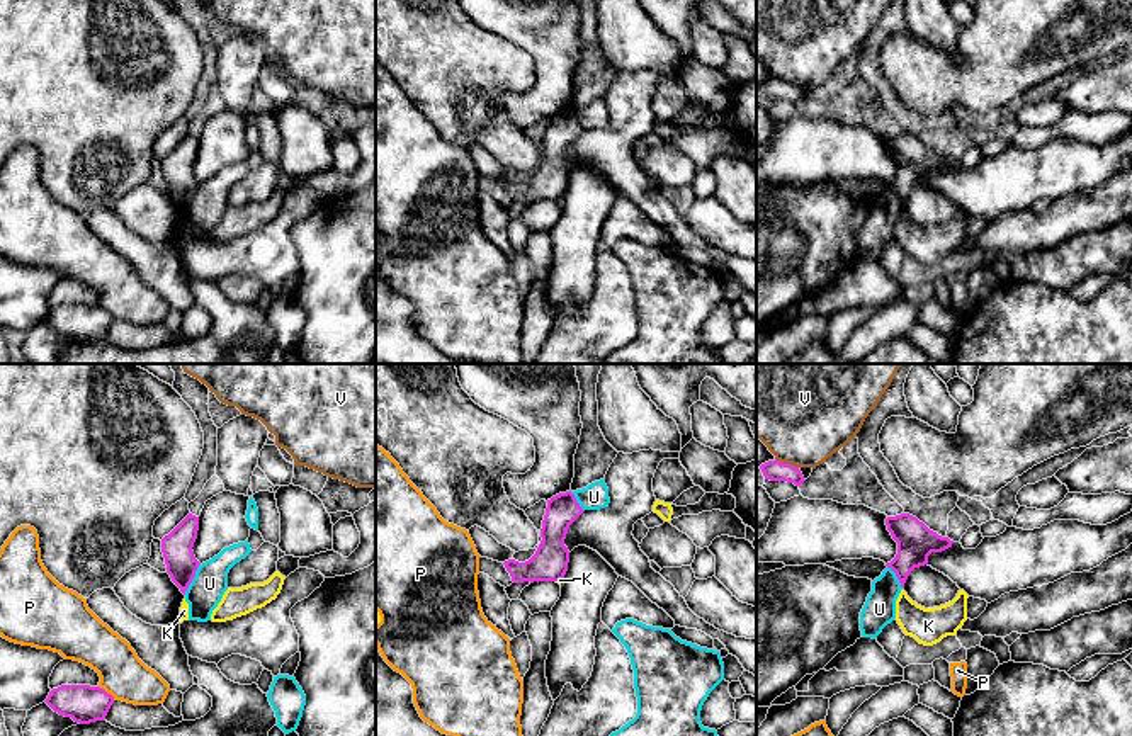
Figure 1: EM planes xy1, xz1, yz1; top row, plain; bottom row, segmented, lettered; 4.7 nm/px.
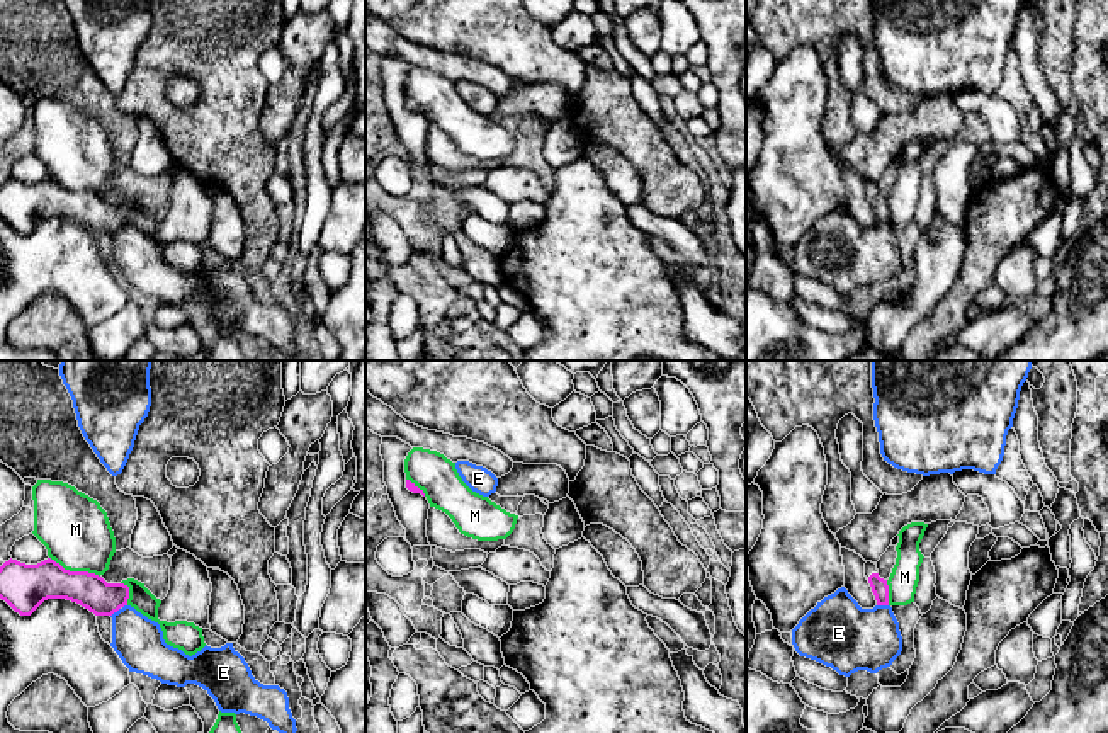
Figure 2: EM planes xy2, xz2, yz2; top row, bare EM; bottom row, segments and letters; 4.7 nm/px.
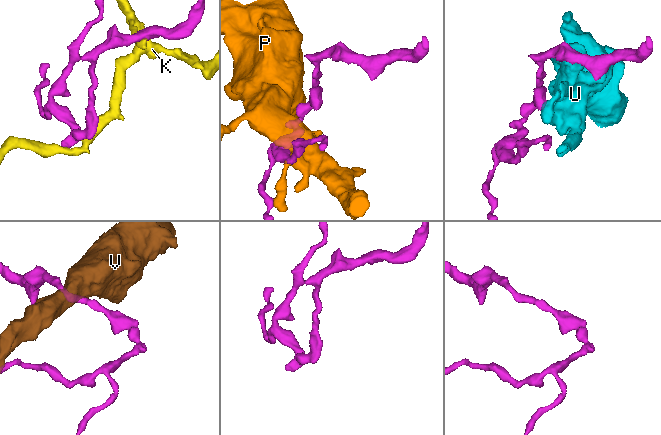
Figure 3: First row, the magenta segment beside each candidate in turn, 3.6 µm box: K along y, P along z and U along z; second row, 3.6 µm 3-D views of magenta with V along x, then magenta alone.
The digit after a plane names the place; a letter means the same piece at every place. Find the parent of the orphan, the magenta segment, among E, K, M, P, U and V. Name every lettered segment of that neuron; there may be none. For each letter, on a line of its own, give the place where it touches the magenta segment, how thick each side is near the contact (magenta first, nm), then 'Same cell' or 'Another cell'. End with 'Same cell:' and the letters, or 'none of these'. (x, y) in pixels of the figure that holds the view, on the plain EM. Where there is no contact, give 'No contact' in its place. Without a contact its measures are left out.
E: Touches magenta at yz2 (882, 223). Thickness 80 nm (magenta) against 320 nm. Another cell
K: Touches magenta at xz1 (558, 199). Thickness 170 nm (magenta) against 20 nm. Another cell
M: Touches magenta at xy2 (75, 191). Thickness 220 nm (magenta) against 320 nm. Another cell
P: Touches magenta at xy1 (106, 311). Thickness 180 nm (magenta) against 220 nm. Another cell
U: Touches magenta at xy1 (192, 198). Thickness 140 nm (magenta) against 160 nm. Another cell
V: Touches magenta at yz1 (787, 84). Thickness 100 nm (magenta) against 400 nm. Another cell
Same cell: none of these

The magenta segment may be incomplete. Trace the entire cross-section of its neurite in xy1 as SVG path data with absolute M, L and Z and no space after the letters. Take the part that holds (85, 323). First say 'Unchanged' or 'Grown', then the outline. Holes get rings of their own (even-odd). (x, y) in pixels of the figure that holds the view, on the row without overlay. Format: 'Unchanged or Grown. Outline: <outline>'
Unchanged. Outline: M61 304L53 308L44 321L59 335L90 343L105 338L114 316L100 306Z

